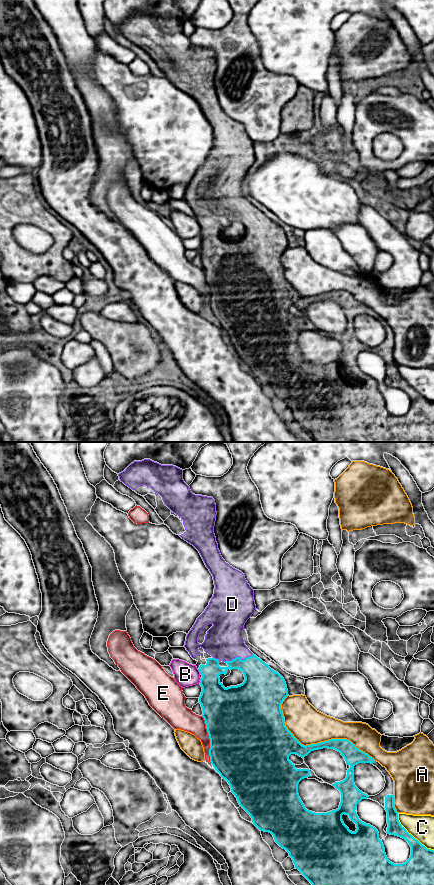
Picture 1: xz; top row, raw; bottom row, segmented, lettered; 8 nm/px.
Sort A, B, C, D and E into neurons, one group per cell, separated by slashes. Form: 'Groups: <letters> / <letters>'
Groups: A / B / C / D / E

